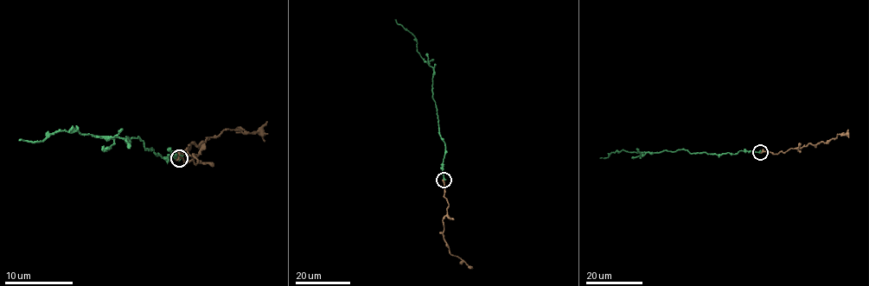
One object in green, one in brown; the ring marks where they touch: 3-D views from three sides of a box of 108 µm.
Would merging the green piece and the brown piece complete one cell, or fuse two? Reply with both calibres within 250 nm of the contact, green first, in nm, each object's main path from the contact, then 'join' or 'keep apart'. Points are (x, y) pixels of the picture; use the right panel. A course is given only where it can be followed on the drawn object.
calibres 440 and 190 nm; course green (761, 152), (739, 150), (735, 154), (721, 155), (690, 153), (680, 149), (637, 153), (622, 149), (599, 158); course brown (761, 152), (774, 154), (809, 143), (827, 142), (837, 134), (845, 135), (848, 130); join

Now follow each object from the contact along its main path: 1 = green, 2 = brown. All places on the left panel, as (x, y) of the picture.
1: (179, 159), (172, 150), (176, 158), (157, 155), (137, 136), (96, 137), (77, 127), (39, 142), (18, 141)
2: (179, 159), (184, 166), (197, 162), (184, 153), (189, 145), (229, 129), (255, 133), (267, 122)

